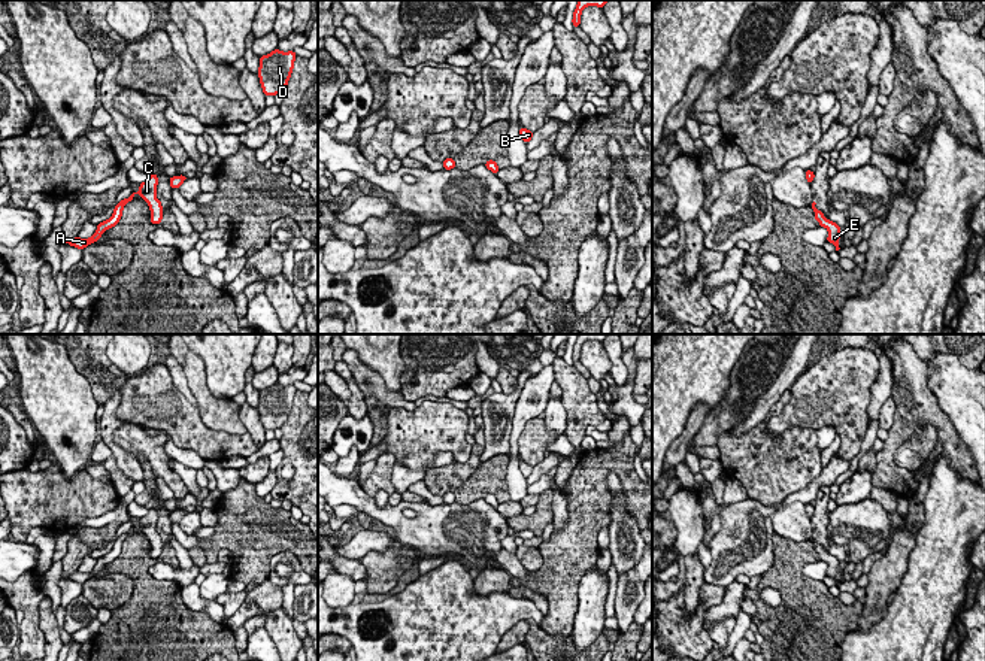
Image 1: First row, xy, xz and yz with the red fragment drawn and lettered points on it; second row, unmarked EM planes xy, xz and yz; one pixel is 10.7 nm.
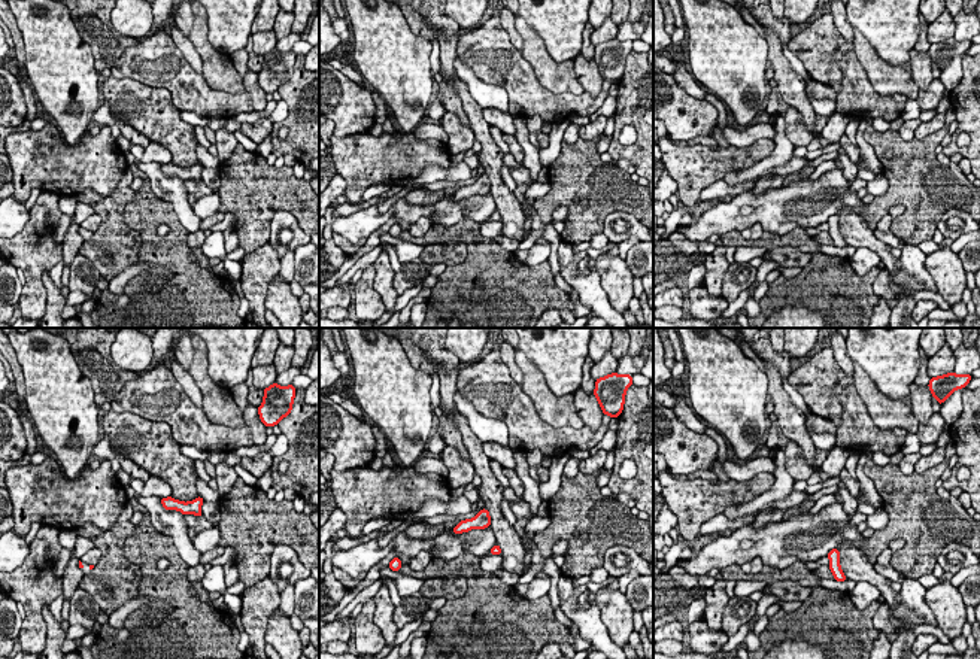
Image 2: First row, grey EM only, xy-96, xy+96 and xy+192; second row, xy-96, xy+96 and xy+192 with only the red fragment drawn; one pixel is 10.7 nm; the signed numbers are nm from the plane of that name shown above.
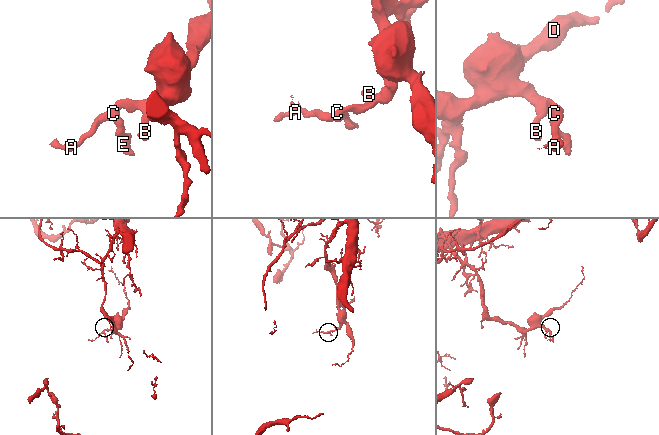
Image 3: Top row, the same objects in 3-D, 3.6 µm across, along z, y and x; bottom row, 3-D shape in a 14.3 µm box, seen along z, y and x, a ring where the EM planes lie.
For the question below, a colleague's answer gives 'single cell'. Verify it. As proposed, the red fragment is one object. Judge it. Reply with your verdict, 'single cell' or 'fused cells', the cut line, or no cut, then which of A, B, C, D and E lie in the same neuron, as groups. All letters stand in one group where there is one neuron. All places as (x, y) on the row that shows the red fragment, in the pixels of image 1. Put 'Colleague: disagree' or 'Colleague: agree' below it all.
single cell | no cut | A B C D E
Colleague: agree

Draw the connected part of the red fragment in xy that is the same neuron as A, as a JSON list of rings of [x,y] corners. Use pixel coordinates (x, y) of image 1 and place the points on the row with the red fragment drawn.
[[[154,173],[148,178],[146,182],[142,182],[139,187],[137,192],[133,192],[128,198],[121,200],[115,209],[113,213],[109,219],[100,222],[97,225],[96,233],[90,237],[90,239],[81,239],[81,237],[75,237],[73,240],[67,242],[64,237],[61,239],[61,245],[69,243],[70,246],[75,246],[78,249],[84,249],[87,248],[90,243],[97,242],[101,234],[115,227],[121,216],[122,216],[122,209],[124,206],[131,201],[134,198],[136,194],[139,194],[149,206],[151,209],[151,224],[157,225],[161,222],[163,219],[163,207],[161,207],[161,201],[157,198],[155,192],[157,192],[157,185],[158,185],[158,176]]]

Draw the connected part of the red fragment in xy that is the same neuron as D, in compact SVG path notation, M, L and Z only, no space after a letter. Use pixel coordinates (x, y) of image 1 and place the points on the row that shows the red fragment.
M278 48L260 57L258 78L264 95L276 95L284 91L291 78L296 52L282 52Z

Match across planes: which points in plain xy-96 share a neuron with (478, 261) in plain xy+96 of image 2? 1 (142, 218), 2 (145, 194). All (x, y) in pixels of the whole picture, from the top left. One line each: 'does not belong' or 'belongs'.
1: belongs
2: belongs

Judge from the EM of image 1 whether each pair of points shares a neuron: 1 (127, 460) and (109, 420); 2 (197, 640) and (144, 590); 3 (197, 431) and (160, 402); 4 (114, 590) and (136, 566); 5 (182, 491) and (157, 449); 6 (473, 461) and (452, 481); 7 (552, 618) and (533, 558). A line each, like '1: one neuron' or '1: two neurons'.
1: one neuron
2: one neuron
3: one neuron
4: two neurons
5: one neuron
6: one neuron
7: two neurons

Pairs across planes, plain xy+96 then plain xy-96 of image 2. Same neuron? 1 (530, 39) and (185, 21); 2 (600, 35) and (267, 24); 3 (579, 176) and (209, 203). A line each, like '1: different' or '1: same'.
1: different
2: different
3: different

